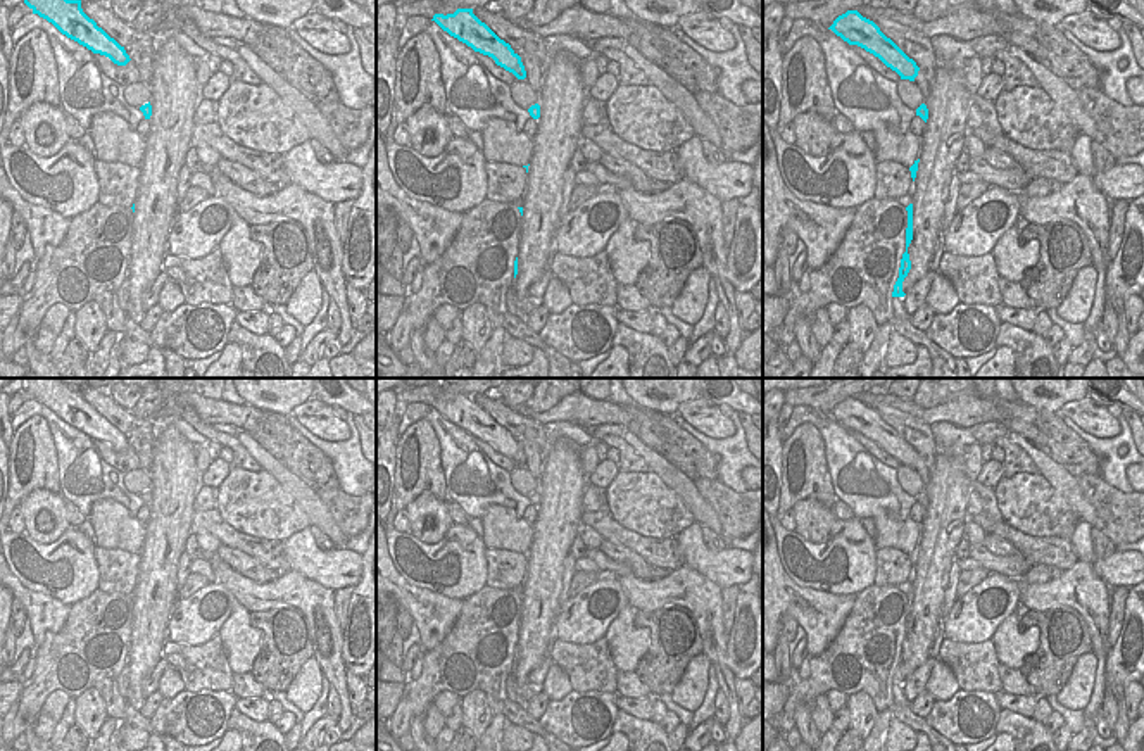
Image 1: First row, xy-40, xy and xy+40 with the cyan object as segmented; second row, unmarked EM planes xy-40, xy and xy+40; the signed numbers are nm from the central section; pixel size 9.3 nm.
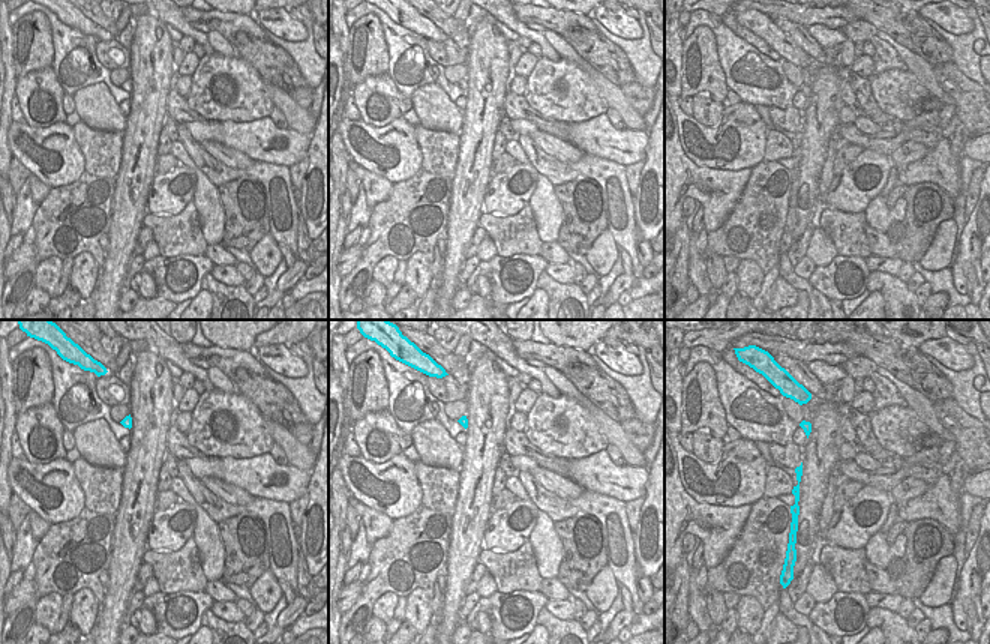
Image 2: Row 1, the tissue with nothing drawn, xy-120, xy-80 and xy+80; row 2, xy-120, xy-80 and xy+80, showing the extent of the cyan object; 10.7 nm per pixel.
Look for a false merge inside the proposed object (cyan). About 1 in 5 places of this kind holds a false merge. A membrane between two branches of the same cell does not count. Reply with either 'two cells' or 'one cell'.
one cell

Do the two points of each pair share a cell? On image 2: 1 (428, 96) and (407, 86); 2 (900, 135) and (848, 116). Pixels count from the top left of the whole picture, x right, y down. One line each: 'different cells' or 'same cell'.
1: different cells
2: different cells

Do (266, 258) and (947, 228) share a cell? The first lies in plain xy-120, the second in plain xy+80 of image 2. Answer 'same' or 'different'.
same

